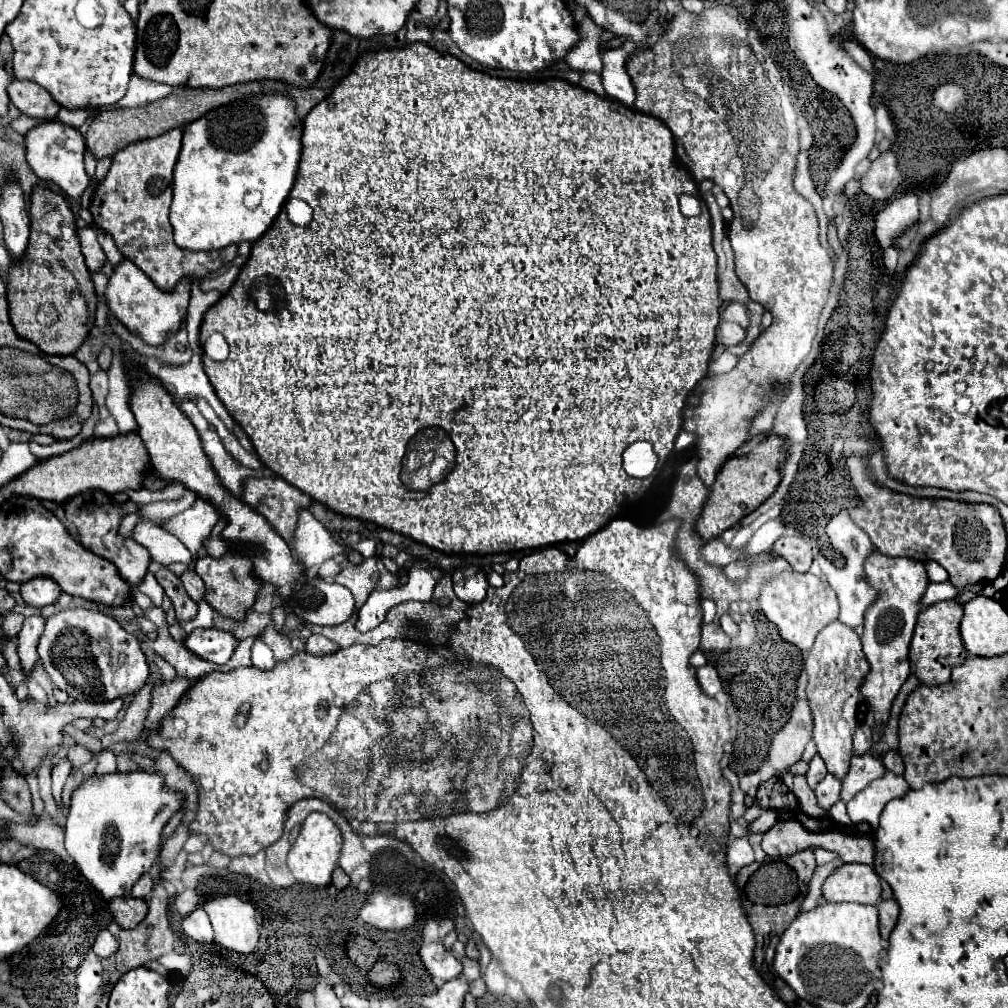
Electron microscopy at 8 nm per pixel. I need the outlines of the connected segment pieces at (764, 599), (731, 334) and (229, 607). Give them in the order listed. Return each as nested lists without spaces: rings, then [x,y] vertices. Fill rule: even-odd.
[[[784,572],[776,576],[762,588],[758,602],[760,610],[776,626],[778,634],[786,642],[798,646],[798,650],[802,652],[808,652],[812,648],[816,634],[828,622],[834,622],[840,610],[836,594],[830,588],[830,584],[820,580],[818,576],[812,576],[810,572],[806,572],[806,576],[802,576],[800,572]]]
[[[720,322],[718,332],[716,332],[716,340],[718,340],[720,344],[724,344],[726,348],[732,346],[732,344],[742,342],[744,336],[746,336],[744,328],[740,328],[740,326],[734,324],[734,322]]]
[[[228,552],[222,558],[204,556],[204,558],[196,560],[194,570],[206,584],[206,602],[216,612],[220,612],[222,616],[228,616],[228,618],[244,618],[246,612],[254,606],[256,596],[262,588],[262,580],[256,578],[256,574],[254,574],[252,560],[244,554]]]

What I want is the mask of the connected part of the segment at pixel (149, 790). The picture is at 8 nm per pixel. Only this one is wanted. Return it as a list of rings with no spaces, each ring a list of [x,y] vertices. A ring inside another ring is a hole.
[[[114,772],[88,776],[72,792],[66,818],[66,850],[104,900],[124,896],[160,858],[162,832],[182,808],[182,794],[164,786],[158,772]]]

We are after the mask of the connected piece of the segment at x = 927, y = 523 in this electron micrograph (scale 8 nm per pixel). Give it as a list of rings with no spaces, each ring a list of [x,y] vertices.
[[[848,456],[846,466],[850,482],[862,498],[862,506],[854,508],[852,520],[870,536],[878,552],[920,562],[940,562],[956,588],[964,588],[978,580],[990,582],[1000,576],[1006,558],[1006,532],[994,506],[942,498],[914,498],[886,490],[872,480],[872,470],[864,456]]]

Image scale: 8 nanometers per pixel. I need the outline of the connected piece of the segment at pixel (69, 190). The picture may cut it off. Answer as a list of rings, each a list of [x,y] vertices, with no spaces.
[[[46,120],[28,130],[25,143],[28,164],[40,180],[54,182],[72,198],[82,196],[82,192],[90,184],[90,178],[84,172],[84,140],[78,128],[68,126],[60,120]]]

